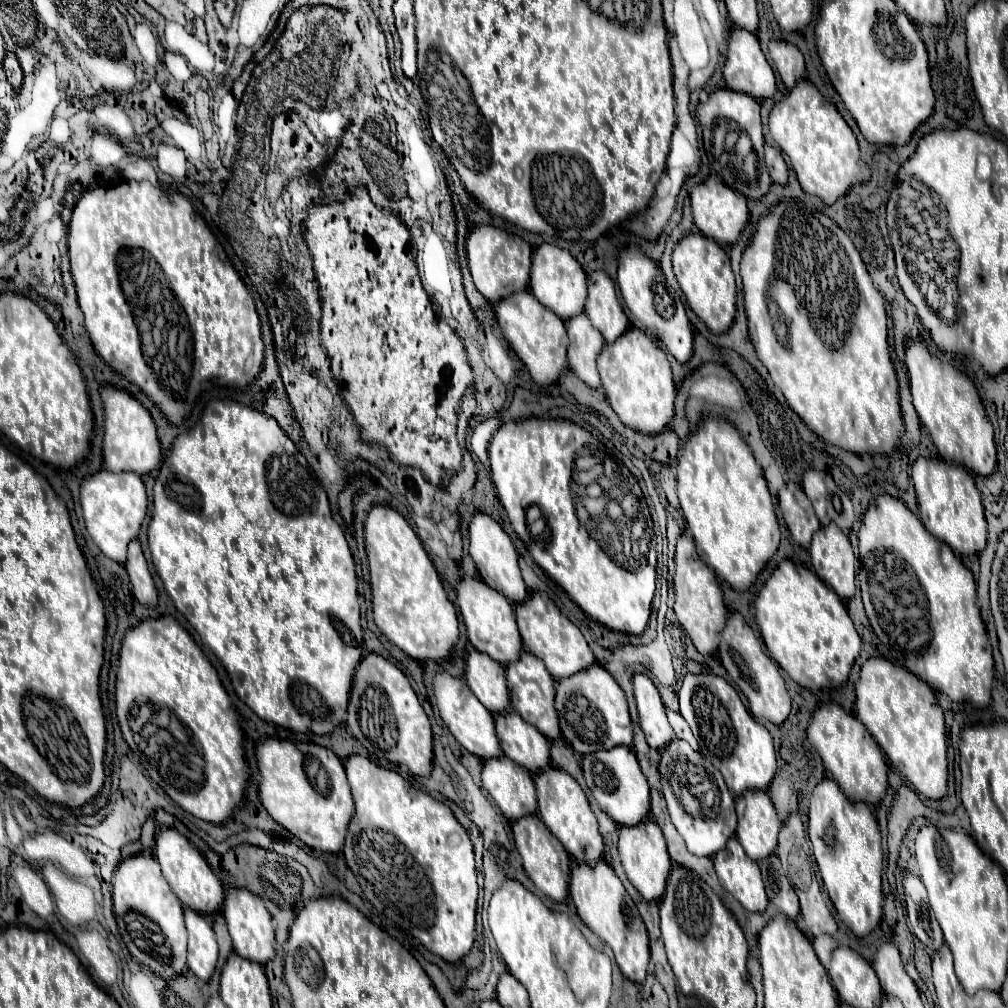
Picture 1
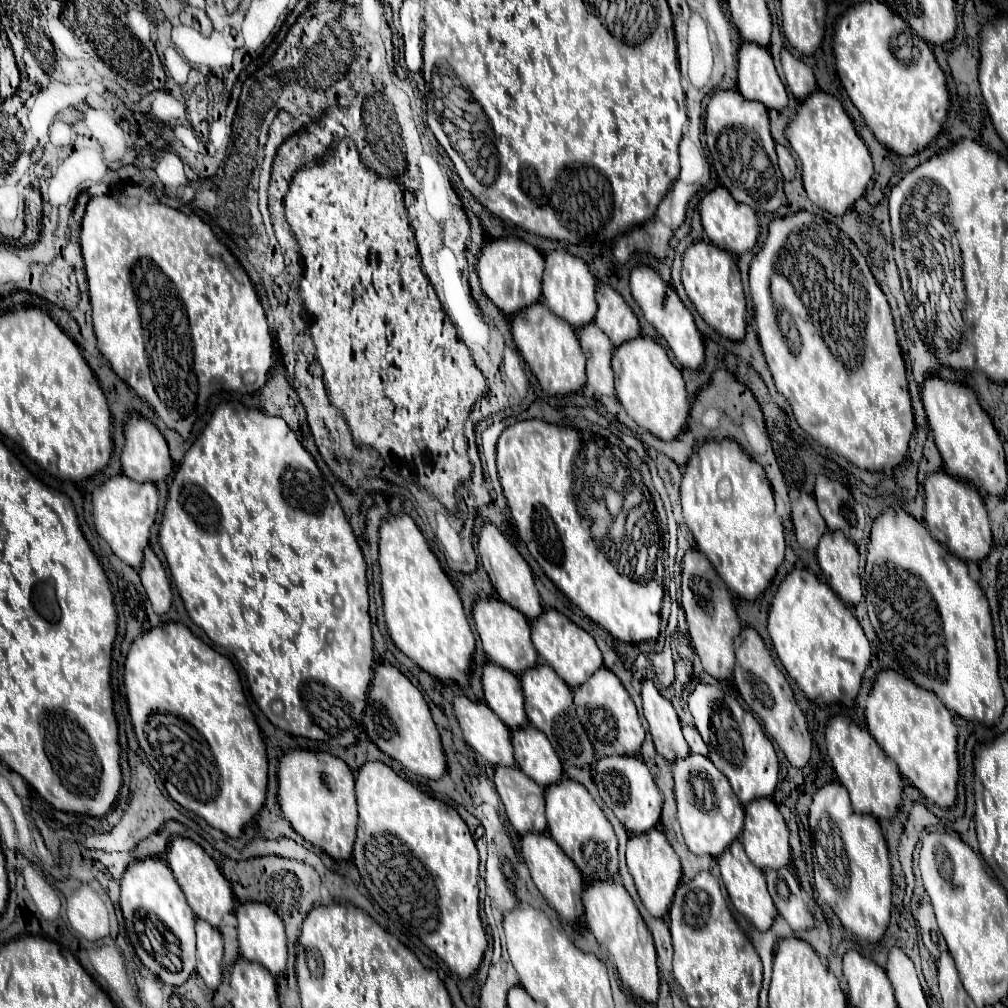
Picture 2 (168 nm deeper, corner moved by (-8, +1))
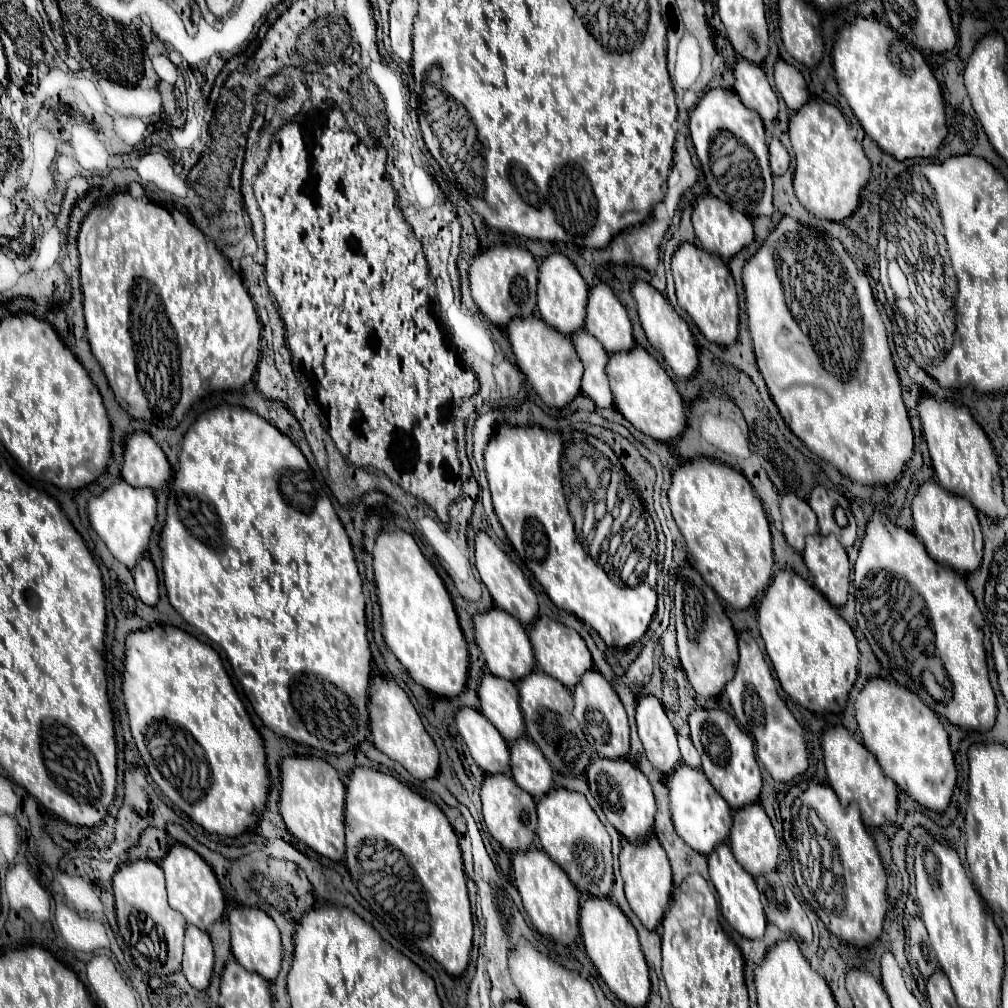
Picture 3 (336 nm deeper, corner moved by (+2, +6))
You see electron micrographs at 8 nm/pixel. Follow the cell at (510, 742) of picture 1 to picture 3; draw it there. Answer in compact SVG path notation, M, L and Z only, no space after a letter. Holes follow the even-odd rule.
M527 736L511 742L511 776L535 798L541 798L553 786L553 770L543 752Z

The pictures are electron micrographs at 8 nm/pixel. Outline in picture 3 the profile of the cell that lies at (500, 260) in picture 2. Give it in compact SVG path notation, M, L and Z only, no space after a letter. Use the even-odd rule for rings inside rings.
M505 244L481 250L469 268L471 296L481 312L495 324L507 326L515 316L531 316L535 312L537 288L537 262L529 250L511 248Z

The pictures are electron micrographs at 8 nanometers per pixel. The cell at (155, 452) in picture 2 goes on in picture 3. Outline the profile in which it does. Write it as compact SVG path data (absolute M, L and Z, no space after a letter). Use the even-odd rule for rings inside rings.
M133 432L125 442L125 454L123 454L123 466L121 466L121 478L127 484L133 484L137 488L147 486L153 490L159 490L171 476L171 466L159 448L159 444L147 434L147 432Z

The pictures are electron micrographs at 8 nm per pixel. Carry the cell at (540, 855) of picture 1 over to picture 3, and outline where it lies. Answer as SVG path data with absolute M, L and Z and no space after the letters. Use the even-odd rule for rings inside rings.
M529 848L529 852L513 854L515 886L521 894L523 906L533 922L533 926L543 934L551 936L555 942L571 944L579 936L579 890L569 880L563 868L559 868L549 856L539 848Z

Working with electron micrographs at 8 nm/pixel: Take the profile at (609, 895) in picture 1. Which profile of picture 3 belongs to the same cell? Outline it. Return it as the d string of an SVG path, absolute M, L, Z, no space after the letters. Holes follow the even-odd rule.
M585 898L581 902L579 928L583 936L585 950L595 964L597 972L609 986L609 990L629 1006L645 1006L649 1002L649 966L641 952L639 936L631 920L619 908L617 902L609 898Z

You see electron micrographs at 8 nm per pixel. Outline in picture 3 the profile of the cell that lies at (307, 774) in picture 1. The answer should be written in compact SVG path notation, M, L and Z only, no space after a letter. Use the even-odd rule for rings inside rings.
M287 756L281 760L281 794L279 810L289 832L305 842L309 848L331 860L343 860L345 834L343 834L343 802L345 786L337 770L323 758Z

